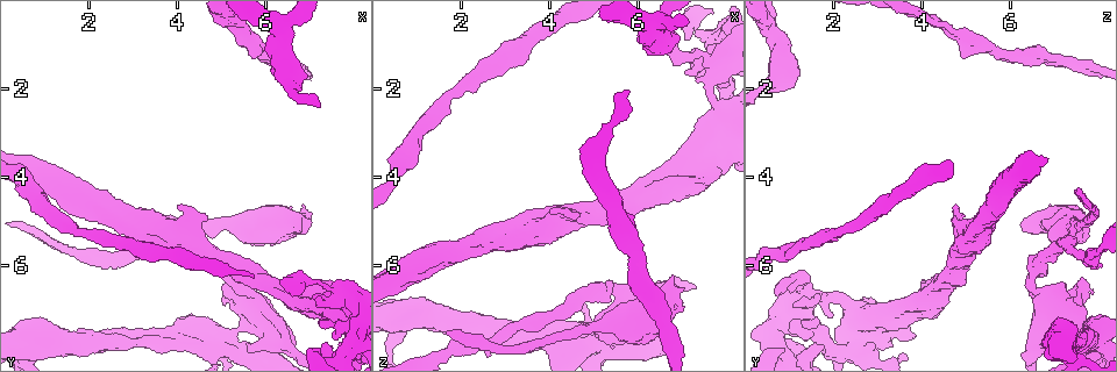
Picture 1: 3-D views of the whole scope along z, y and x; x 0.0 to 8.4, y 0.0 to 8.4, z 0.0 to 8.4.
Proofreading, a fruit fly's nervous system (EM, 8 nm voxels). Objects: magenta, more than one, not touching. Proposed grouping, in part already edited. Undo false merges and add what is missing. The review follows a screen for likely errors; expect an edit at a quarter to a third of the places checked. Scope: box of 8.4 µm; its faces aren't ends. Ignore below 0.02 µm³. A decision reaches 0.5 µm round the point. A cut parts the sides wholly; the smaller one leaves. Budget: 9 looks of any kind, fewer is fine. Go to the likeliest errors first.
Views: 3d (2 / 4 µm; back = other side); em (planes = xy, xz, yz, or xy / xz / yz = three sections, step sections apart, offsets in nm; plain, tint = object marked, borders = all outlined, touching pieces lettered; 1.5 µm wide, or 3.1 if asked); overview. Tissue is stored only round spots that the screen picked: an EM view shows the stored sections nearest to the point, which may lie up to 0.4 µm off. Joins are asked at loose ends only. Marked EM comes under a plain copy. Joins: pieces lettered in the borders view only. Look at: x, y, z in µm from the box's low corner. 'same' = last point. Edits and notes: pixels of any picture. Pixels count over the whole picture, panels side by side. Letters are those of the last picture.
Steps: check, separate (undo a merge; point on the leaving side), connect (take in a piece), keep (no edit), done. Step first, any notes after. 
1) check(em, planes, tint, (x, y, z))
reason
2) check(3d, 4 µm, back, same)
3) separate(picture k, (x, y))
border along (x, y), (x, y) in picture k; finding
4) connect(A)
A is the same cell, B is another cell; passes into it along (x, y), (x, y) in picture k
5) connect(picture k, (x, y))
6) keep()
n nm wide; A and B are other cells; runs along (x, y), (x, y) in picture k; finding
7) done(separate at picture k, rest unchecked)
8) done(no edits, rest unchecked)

check(3d, 4 µm, (5.10, 7.75, 7.75))
a narrow waist

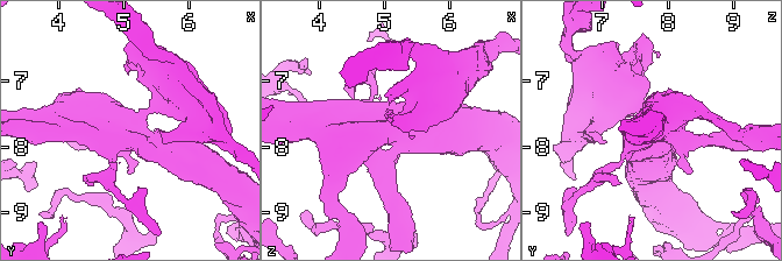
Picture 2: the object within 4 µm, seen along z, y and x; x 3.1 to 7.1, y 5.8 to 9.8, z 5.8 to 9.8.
check(em, planes, tint, (5.10, 7.70, 7.75))
now the EM

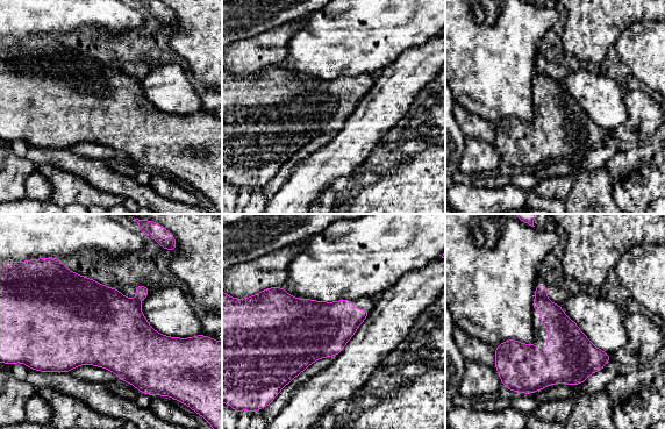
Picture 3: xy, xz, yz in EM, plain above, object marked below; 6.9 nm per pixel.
check(em, planes, borders, same)

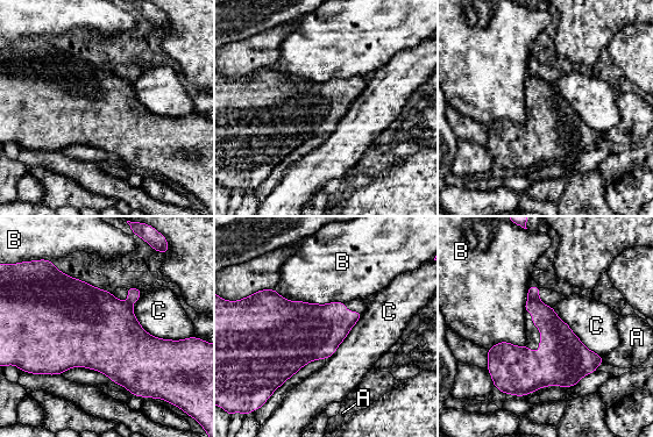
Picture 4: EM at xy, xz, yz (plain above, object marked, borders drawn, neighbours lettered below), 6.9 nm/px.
separate(picture 4, (532, 291))
A, B and C are other cells; border along (531, 298), (538, 299) in picture 4; a second neuron is stuck on

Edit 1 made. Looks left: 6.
check(em, xy, step 8, tint, (4.80, 5.20, 7.45))
thick turns thin

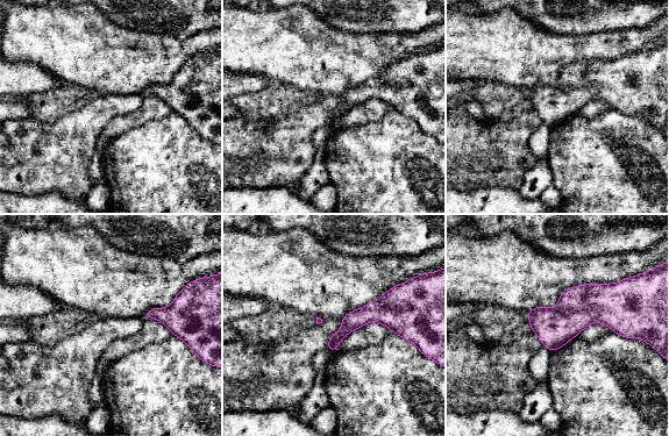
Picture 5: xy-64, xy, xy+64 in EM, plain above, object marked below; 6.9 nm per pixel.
check(em, planes, tint, same)
another direction

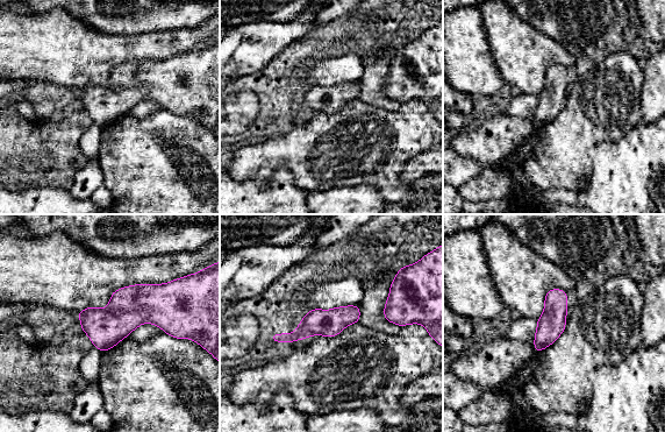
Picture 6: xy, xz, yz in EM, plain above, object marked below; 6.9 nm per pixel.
check(em, planes, borders, same)
see the neighbours

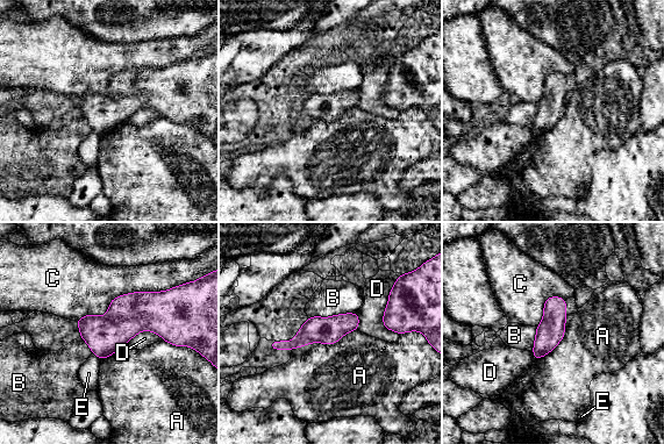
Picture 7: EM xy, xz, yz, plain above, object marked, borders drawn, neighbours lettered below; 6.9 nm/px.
keep()
190 nm wide; A, B, C, D and E are other cells; border along (357, 329), (330, 344), (294, 349) in picture 7; continuous, no second neuron

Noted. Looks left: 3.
check(3d, 4 µm, (6.50, 1.35, 7.05))
thick turns thin

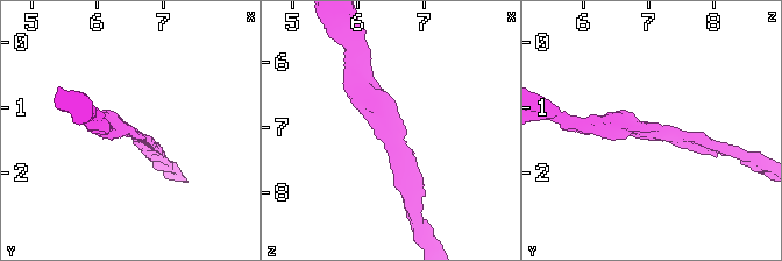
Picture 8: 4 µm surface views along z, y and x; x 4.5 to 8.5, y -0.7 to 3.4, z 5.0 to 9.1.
check(em, xz, step 4, tint, (6.50, 1.40, 7.00))
arms of 170, 260 nm

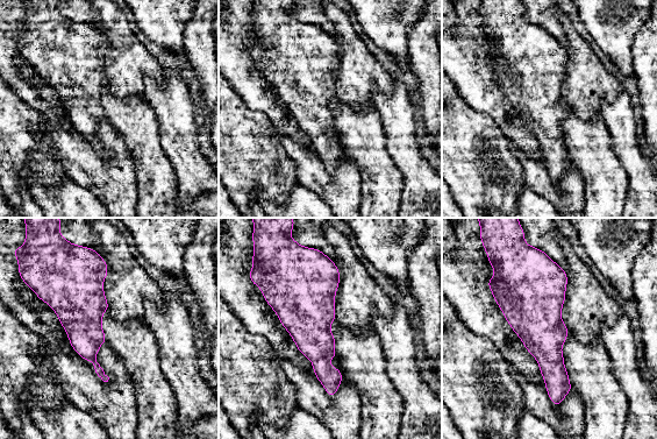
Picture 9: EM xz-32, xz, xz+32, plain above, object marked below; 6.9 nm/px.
check(em, planes, borders, same)
cut it another way

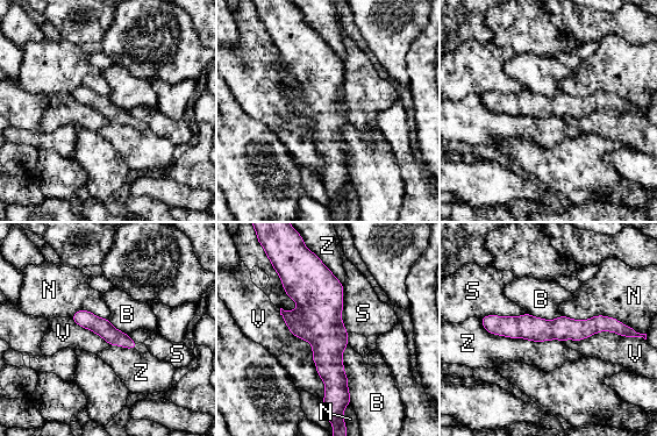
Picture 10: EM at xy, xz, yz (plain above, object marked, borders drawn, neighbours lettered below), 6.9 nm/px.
keep()
130 nm wide; V touches over 700 nm; B, N, S, V and Z are other cells; continuous, no second neuron

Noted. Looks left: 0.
done(separate at picture 4, rest unchecked)

